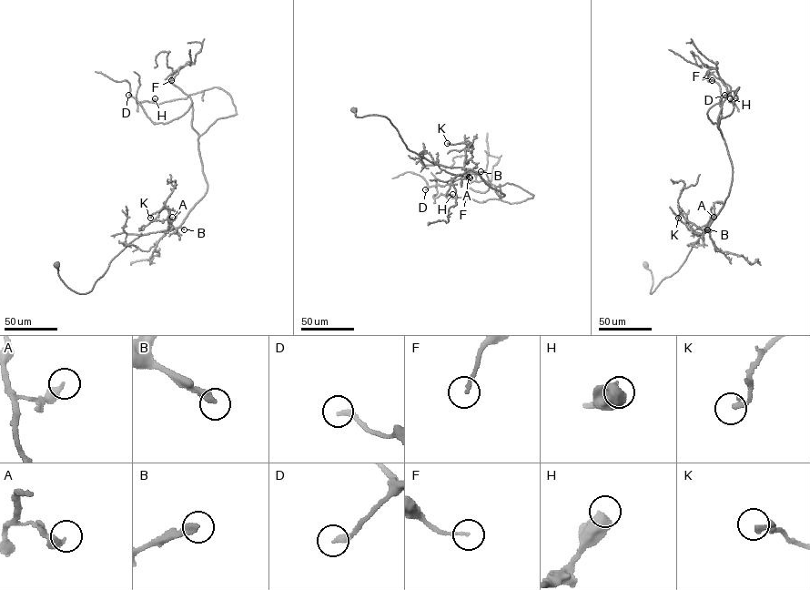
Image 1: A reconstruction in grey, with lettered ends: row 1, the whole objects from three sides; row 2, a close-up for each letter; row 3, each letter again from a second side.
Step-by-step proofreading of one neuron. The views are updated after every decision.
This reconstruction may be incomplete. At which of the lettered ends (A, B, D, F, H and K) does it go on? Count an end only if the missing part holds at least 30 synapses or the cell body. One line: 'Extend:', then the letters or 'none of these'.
Extend: B, F

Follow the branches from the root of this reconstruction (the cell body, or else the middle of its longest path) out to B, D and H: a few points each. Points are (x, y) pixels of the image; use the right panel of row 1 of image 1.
B: (645, 265), (653, 277), (652, 293), (663, 279), (678, 269), (703, 230), (707, 229)
D: (645, 265), (652, 293), (678, 269), (728, 195), (722, 103), (707, 115), (719, 122), (724, 95)
H: (645, 265), (652, 293), (678, 269), (728, 196), (732, 166), (718, 125), (739, 87), (730, 98)

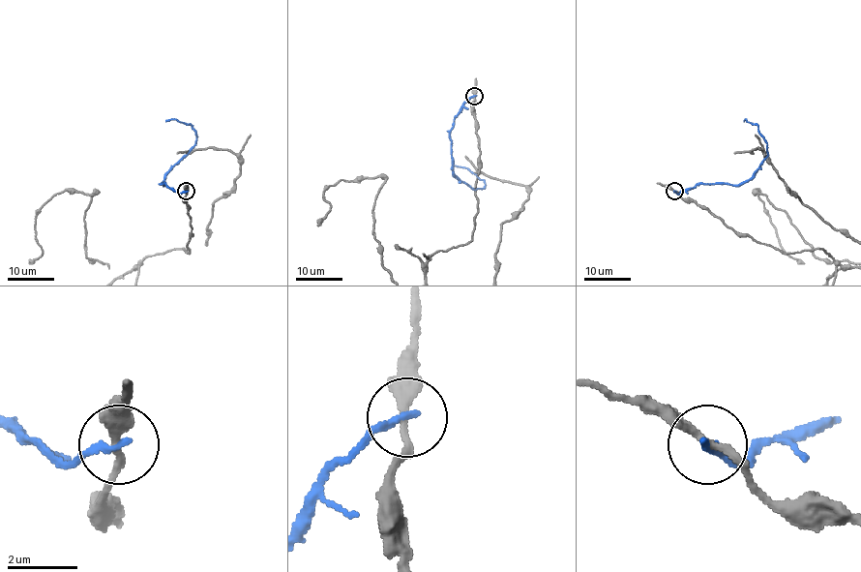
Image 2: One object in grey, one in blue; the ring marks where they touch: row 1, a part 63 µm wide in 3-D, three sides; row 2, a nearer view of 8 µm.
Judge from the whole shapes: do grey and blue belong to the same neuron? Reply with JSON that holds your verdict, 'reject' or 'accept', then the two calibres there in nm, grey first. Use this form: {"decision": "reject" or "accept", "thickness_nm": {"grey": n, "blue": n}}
{"decision": "reject", "thickness_nm": {"grey": 220, "blue": 200}}

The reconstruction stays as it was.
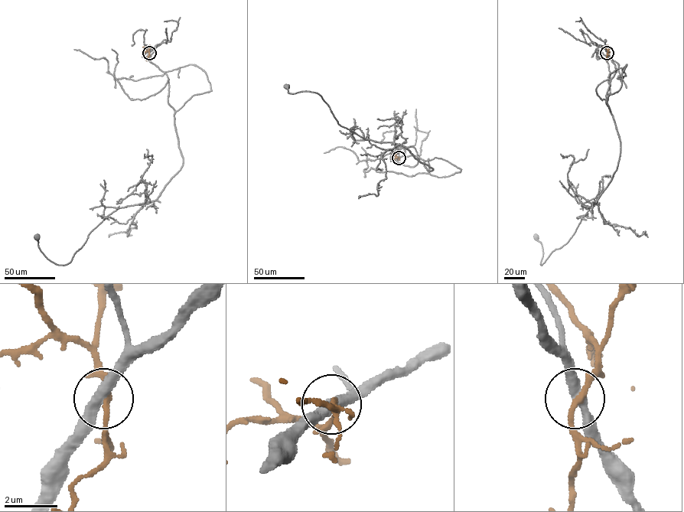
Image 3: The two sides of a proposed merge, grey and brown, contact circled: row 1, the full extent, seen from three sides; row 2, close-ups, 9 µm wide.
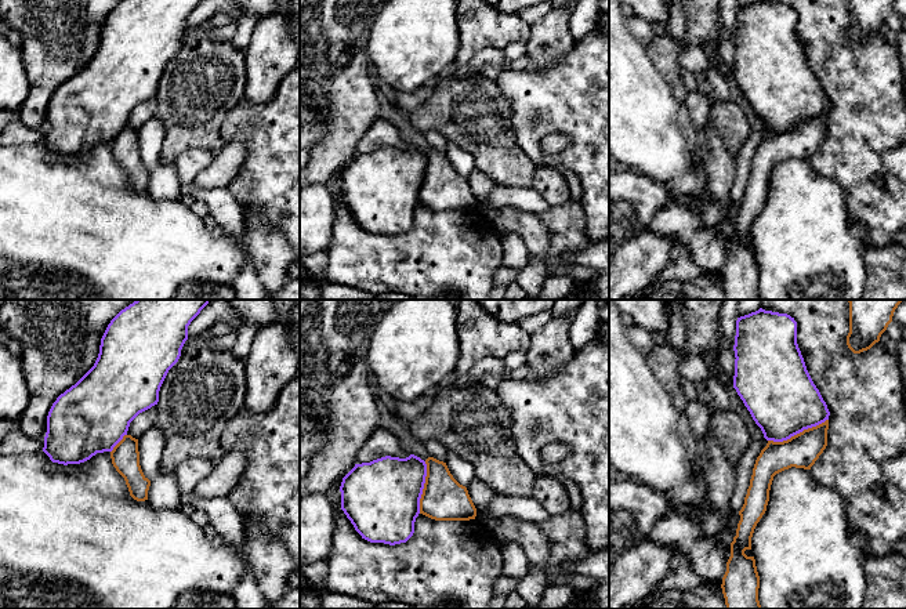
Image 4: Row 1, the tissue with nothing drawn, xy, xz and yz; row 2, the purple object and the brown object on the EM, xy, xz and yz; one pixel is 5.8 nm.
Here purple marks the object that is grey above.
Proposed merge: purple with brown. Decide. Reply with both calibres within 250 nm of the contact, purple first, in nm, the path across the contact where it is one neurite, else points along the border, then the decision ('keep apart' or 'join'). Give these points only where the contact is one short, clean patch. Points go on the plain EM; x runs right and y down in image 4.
400/200 nm | keep apart

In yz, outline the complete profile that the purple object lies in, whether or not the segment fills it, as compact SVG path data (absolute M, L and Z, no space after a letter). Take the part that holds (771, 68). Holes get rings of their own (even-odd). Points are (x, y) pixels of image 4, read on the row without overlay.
M758 0L736 11L733 79L767 131L783 133L829 110L797 35L797 12L787 4Z

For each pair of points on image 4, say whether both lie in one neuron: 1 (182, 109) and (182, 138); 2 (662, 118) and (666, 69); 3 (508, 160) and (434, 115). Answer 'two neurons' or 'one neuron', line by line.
1: one neuron
2: two neurons
3: one neuron

